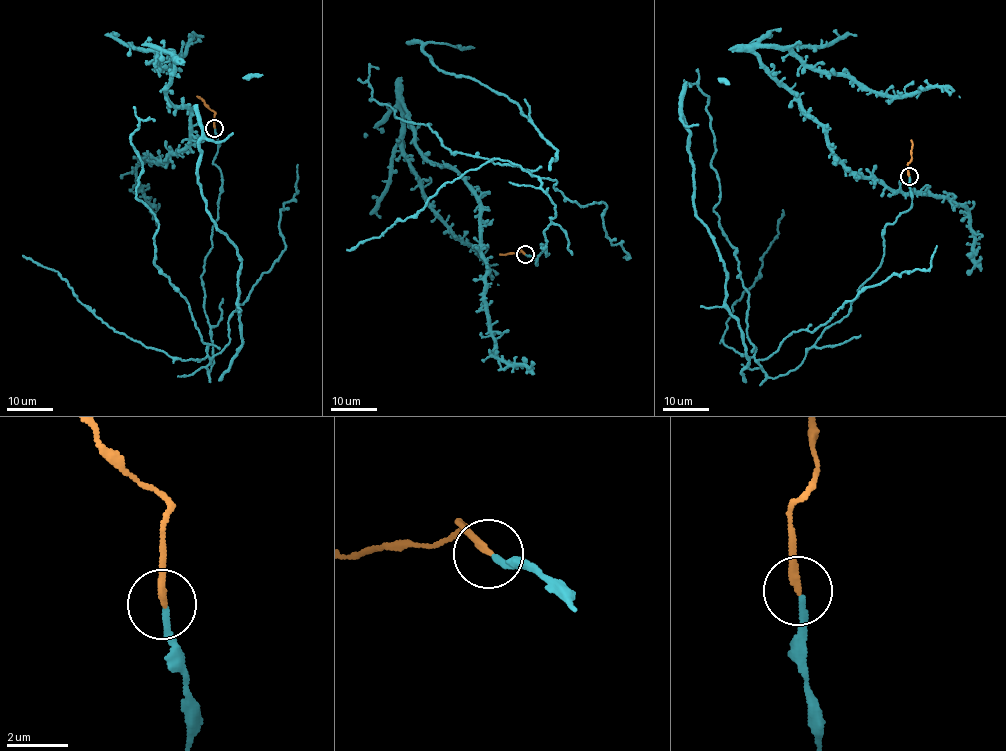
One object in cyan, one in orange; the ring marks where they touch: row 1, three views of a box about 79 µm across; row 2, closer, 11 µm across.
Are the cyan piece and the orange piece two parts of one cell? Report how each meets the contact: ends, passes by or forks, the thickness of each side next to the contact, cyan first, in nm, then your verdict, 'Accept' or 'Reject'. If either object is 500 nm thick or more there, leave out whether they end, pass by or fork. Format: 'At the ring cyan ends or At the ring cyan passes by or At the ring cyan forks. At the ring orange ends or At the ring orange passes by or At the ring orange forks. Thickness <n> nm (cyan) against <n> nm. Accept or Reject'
At the ring cyan ends. At the ring orange ends. Thickness 200 nm (cyan) against 240 nm. Accept

